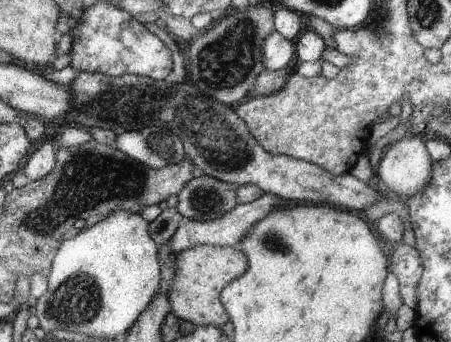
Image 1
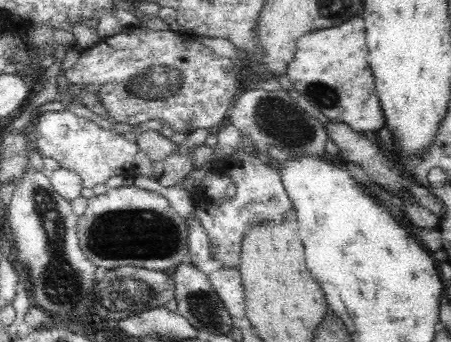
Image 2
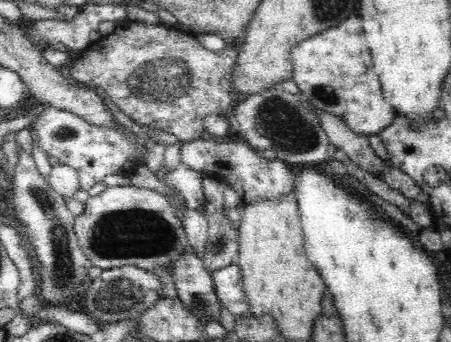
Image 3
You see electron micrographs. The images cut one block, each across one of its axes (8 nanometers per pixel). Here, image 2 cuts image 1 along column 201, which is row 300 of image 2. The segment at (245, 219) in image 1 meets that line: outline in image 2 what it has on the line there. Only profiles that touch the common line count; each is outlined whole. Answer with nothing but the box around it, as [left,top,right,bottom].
[210,268,246,320]

